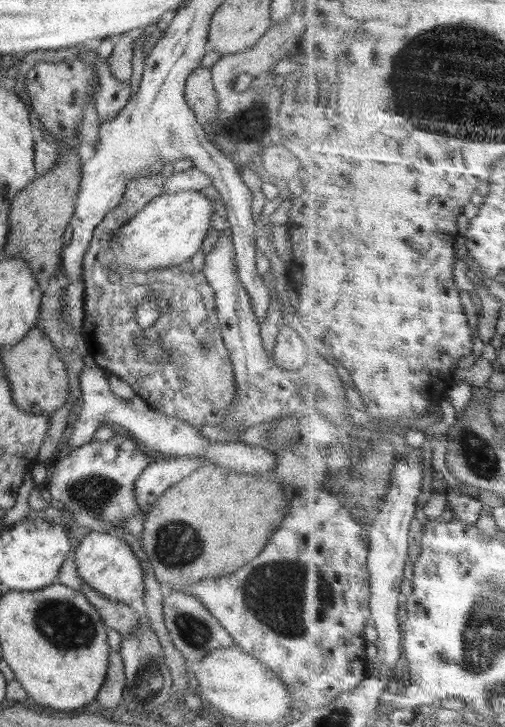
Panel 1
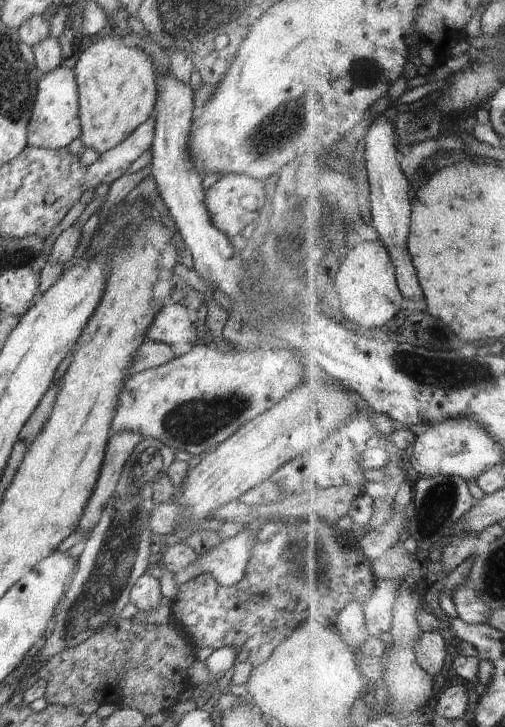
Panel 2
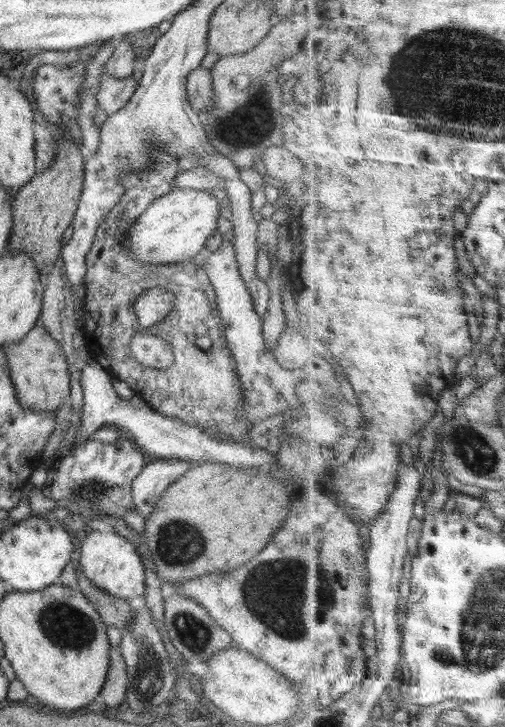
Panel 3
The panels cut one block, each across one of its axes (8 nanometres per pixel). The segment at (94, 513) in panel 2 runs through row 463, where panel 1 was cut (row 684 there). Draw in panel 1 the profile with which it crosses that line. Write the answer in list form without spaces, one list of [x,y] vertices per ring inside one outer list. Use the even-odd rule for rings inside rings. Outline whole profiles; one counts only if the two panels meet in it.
[[[111,650],[109,654],[109,668],[106,681],[100,688],[96,698],[98,703],[104,708],[114,708],[118,702],[123,700],[126,687],[125,667],[119,651]]]

